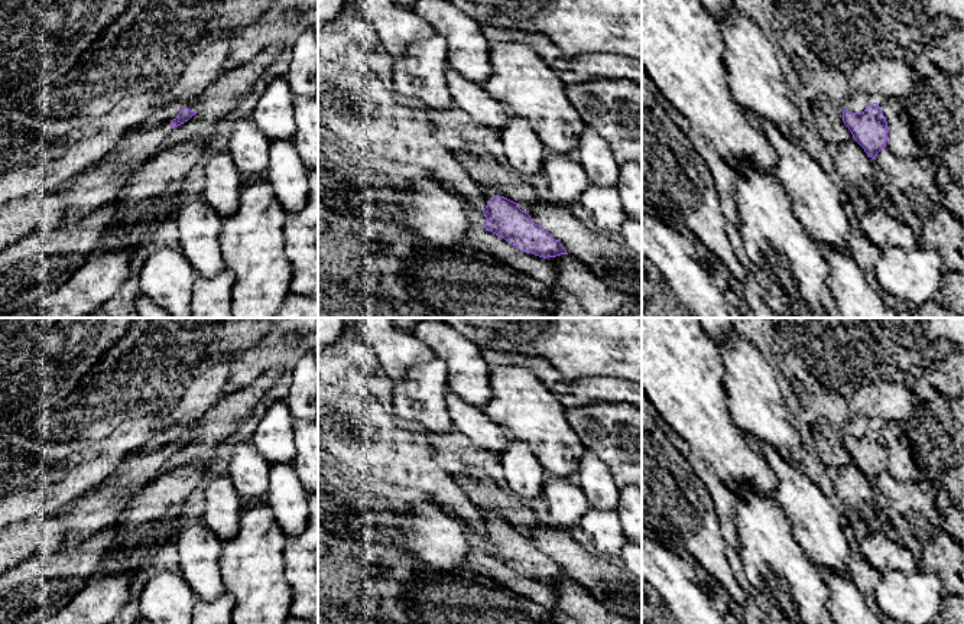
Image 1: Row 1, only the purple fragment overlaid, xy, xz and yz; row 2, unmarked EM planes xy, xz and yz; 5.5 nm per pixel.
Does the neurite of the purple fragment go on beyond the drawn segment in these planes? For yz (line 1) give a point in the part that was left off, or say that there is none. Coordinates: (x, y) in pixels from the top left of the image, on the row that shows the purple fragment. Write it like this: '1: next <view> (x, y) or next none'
1: next none

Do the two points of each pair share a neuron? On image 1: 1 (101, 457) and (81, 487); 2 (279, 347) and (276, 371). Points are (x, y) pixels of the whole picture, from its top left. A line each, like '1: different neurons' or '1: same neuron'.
1: same neuron
2: different neurons

